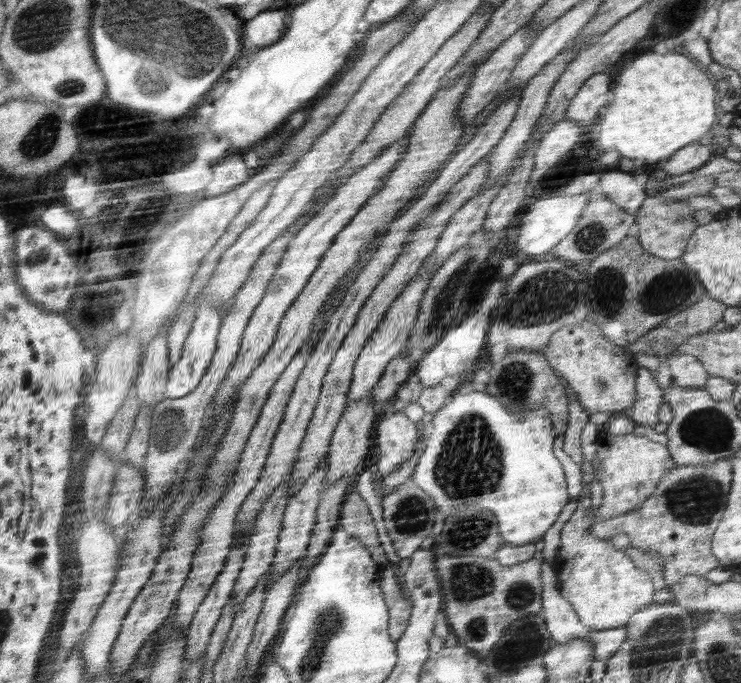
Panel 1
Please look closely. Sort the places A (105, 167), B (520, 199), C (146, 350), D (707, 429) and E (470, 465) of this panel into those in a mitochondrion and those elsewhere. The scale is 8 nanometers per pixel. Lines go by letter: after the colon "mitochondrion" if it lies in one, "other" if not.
A: other
B: other
C: other
D: mitochondrion
E: mitochondrion

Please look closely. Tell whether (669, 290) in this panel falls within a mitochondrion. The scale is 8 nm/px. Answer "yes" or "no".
yes

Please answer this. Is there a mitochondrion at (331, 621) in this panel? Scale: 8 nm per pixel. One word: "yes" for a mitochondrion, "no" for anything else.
yes

